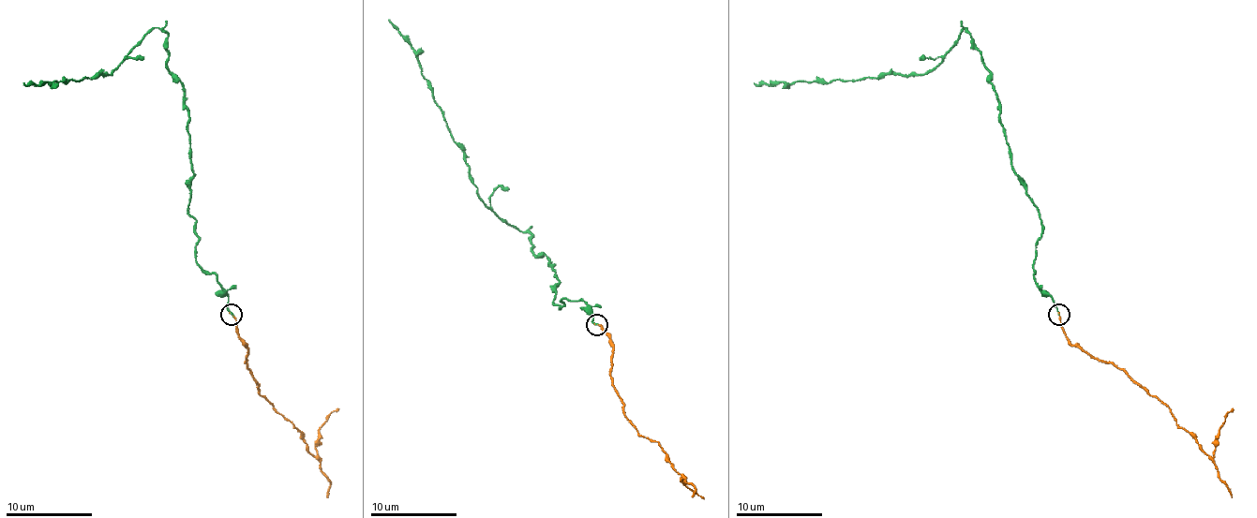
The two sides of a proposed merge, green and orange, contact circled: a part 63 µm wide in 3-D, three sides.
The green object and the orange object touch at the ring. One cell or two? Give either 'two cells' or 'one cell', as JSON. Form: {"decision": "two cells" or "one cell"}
{"decision": "one cell"}

